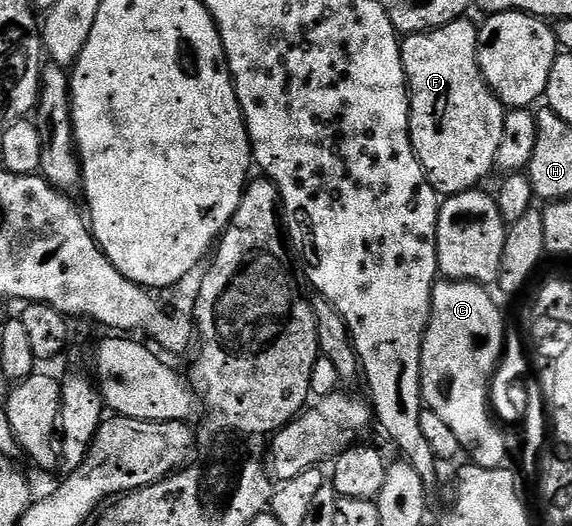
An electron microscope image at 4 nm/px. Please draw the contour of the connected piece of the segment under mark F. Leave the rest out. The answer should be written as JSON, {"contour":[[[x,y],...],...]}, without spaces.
{"contour":[[[470,18],[453,20],[430,32],[415,32],[401,41],[402,65],[410,94],[410,141],[426,172],[426,180],[439,197],[455,196],[477,189],[489,172],[495,171],[496,150],[504,135],[507,109],[488,87],[478,65],[478,30]]]}

